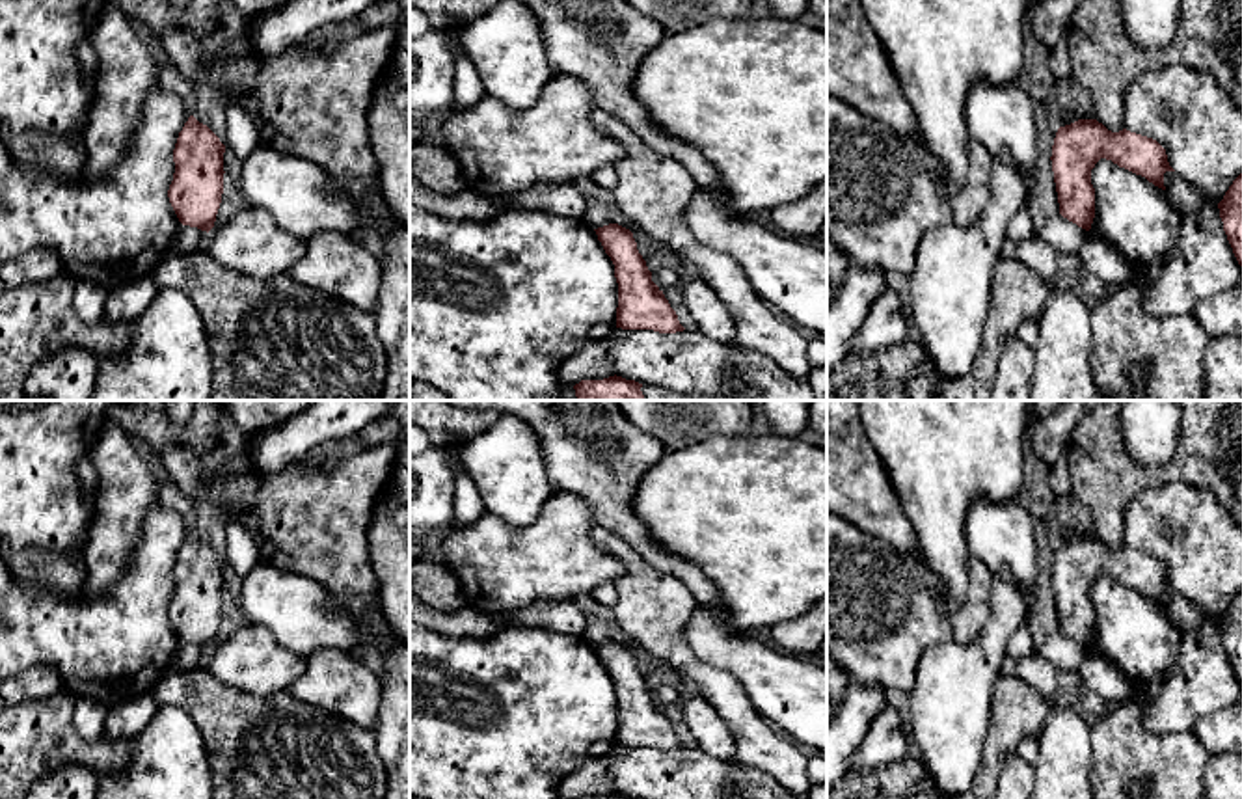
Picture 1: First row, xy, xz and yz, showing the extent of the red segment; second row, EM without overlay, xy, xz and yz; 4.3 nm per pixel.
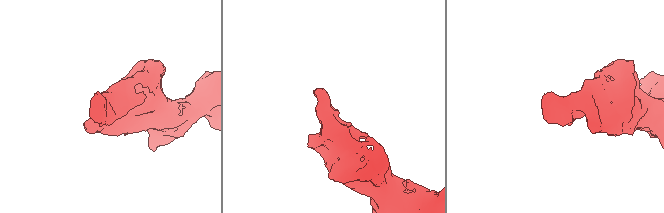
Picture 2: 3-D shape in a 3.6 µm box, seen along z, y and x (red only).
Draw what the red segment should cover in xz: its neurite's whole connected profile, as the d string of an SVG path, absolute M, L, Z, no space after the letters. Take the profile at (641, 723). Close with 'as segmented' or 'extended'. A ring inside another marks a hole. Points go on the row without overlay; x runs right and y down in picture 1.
M618 641L594 646L614 682L618 700L616 745L676 751L685 745L637 667L633 650Z | as segmented

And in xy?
M194 533L179 549L168 607L169 620L182 643L210 648L223 611L223 570L220 555Z | as segmented

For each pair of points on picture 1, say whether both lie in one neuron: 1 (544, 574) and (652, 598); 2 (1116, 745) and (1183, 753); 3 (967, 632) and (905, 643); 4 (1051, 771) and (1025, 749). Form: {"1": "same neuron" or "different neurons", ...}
{"1": "different neurons", "2": "same neuron", "3": "different neurons", "4": "different neurons"}

